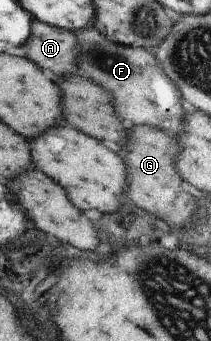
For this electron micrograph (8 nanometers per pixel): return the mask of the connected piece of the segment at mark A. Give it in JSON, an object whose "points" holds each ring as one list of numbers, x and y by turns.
{"points":[[31,17,29,37,23,43,27,59,40,70,49,69,57,77,70,75,78,70,75,67,75,37,73,32,45,25]]}

